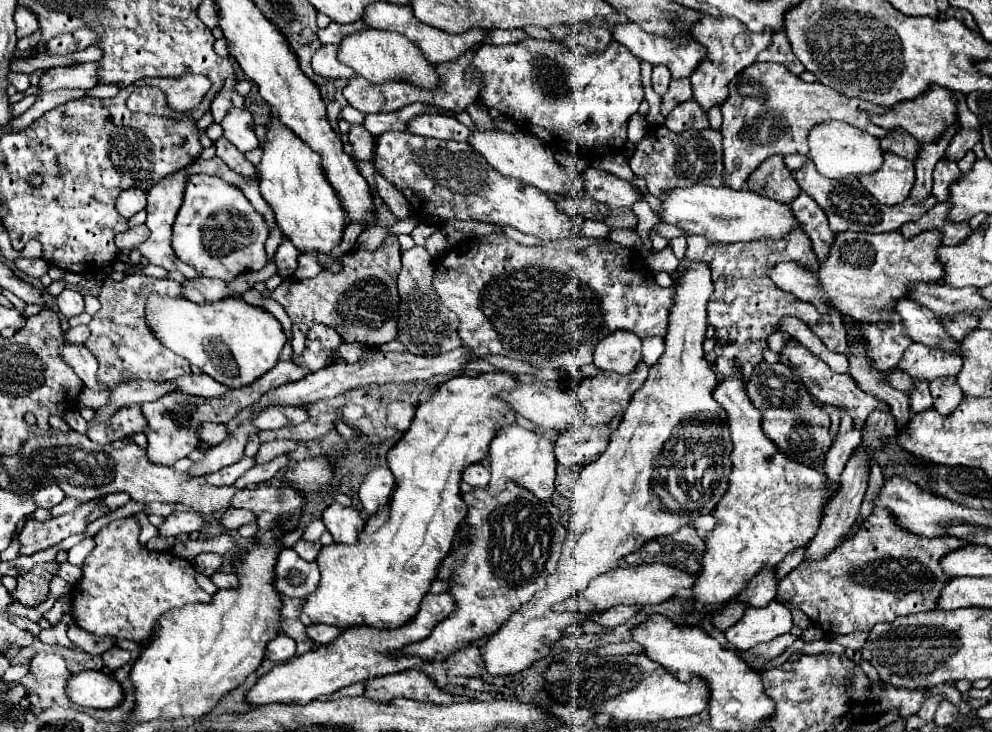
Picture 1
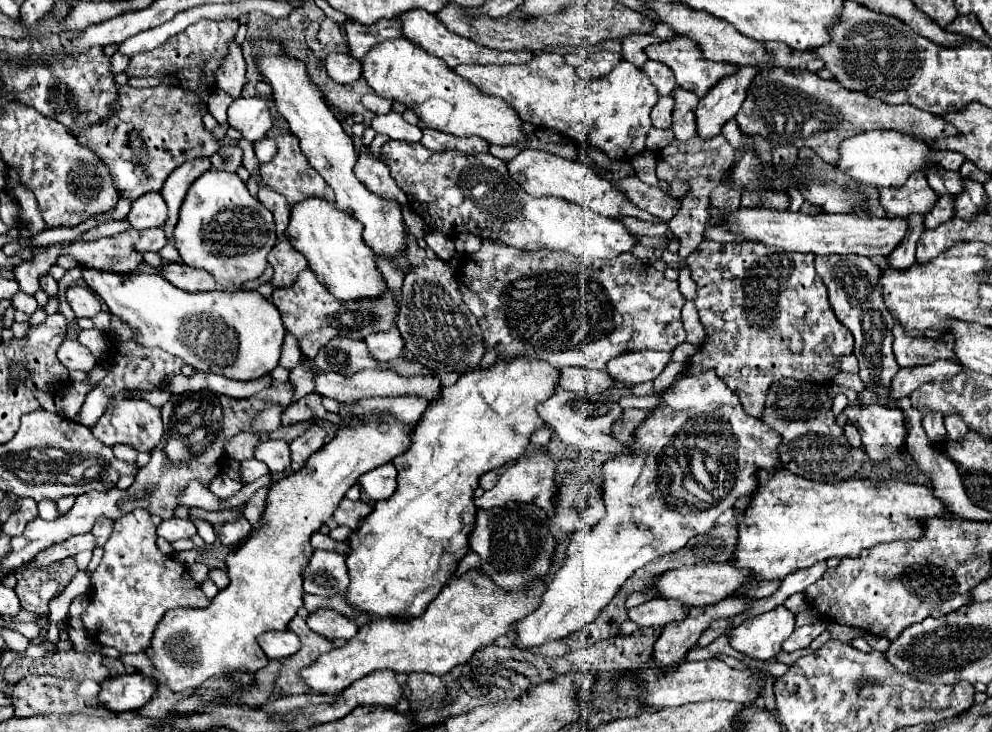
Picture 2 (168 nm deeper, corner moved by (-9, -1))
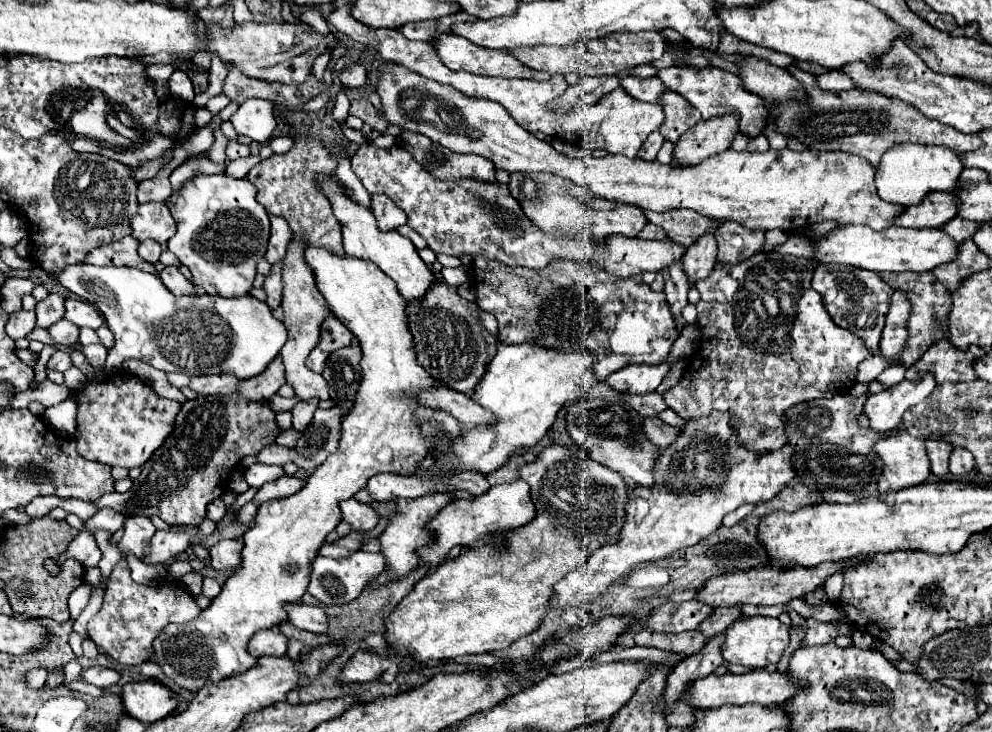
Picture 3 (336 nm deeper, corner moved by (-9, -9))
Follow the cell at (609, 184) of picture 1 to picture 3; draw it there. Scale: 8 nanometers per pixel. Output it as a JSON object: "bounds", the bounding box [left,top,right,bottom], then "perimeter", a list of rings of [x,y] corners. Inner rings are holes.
{"bounds":[645,211,719,247],"perimeter":[[[645,211],[649,223],[665,229],[667,237],[675,243],[681,243],[683,247],[691,247],[701,235],[713,233],[719,223],[709,221],[703,215],[697,215],[695,211],[665,211],[661,215],[653,215],[653,211]]]}

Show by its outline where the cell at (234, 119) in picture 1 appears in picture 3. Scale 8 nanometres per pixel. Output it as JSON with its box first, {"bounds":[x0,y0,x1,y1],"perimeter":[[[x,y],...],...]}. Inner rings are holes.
{"bounds":[231,99,275,143],"perimeter":[[[247,99],[239,105],[231,123],[239,135],[247,135],[257,143],[267,143],[275,129],[273,103],[263,99]]]}

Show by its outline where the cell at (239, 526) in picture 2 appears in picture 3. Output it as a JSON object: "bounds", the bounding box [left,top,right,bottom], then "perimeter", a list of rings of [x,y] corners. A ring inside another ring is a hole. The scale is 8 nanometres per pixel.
{"bounds":[211,539,243,571],"perimeter":[[[233,539],[233,541],[219,541],[217,545],[213,545],[211,551],[211,561],[213,561],[213,569],[217,571],[235,571],[241,567],[241,549],[243,549],[243,541],[241,539]]]}

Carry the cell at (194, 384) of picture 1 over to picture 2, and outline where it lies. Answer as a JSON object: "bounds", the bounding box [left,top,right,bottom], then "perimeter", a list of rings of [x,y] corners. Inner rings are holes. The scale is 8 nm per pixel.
{"bounds":[207,373,269,399],"perimeter":[[[207,373],[207,385],[211,391],[217,391],[221,395],[233,397],[233,399],[247,399],[249,395],[255,395],[257,391],[265,389],[269,385],[269,375],[265,375],[265,379],[255,379],[253,383],[237,383],[231,379],[225,379],[221,375],[209,375]]]}

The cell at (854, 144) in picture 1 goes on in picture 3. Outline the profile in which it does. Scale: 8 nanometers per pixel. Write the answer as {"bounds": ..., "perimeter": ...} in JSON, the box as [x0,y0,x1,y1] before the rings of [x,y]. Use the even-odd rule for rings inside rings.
{"bounds":[877,143,963,207],"perimeter":[[[901,143],[891,147],[877,167],[877,193],[881,199],[889,203],[897,203],[903,207],[911,207],[921,203],[921,199],[933,191],[949,191],[953,193],[957,187],[959,173],[963,171],[963,163],[953,151],[945,147],[929,147],[929,145],[913,145]]]}

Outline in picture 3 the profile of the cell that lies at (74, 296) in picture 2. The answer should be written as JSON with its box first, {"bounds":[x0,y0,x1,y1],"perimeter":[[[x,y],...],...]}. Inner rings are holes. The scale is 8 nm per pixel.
{"bounds":[65,297,103,329],"perimeter":[[[69,297],[65,299],[65,319],[71,321],[77,327],[89,327],[89,329],[99,329],[103,325],[101,313],[91,305],[85,303],[83,299]]]}

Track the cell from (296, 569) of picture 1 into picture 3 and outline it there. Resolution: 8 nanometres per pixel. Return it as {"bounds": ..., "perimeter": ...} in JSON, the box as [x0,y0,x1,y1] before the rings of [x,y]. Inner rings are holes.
{"bounds":[309,551,385,605],"perimeter":[[[355,551],[353,555],[345,559],[331,559],[319,555],[313,561],[313,573],[311,573],[311,583],[309,583],[309,593],[317,597],[323,605],[343,605],[353,599],[363,591],[367,583],[371,583],[377,575],[381,575],[385,569],[385,557],[381,553],[367,553],[367,551]]]}

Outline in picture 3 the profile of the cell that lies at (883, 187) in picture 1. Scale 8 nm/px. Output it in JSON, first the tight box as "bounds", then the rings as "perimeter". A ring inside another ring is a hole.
{"bounds":[897,193,959,227],"perimeter":[[[933,193],[927,195],[917,207],[907,207],[903,215],[897,217],[899,227],[943,227],[953,217],[959,215],[959,201],[953,193]]]}

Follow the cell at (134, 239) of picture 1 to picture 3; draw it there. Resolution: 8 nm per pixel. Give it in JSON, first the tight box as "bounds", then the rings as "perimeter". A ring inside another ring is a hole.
{"bounds":[139,241,161,263],"perimeter":[[[143,241],[139,243],[139,255],[149,261],[149,263],[157,263],[159,261],[159,255],[161,255],[161,245],[159,243],[153,243],[153,241]]]}

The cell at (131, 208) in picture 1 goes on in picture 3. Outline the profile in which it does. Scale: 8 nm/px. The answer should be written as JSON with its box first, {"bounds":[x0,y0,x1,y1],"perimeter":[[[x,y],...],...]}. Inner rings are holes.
{"bounds":[131,203,175,245],"perimeter":[[[141,203],[137,215],[131,219],[131,237],[137,241],[153,239],[161,245],[165,245],[173,233],[175,233],[175,221],[167,209],[165,203]]]}

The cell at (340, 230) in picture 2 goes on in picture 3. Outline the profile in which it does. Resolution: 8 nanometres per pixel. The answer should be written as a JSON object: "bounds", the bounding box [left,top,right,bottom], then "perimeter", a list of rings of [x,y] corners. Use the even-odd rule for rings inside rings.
{"bounds":[155,247,463,691],"perimeter":[[[319,247],[307,249],[307,263],[315,271],[317,287],[327,299],[333,315],[359,339],[361,347],[361,371],[363,381],[357,391],[357,397],[353,401],[351,413],[343,419],[343,433],[341,433],[341,447],[337,453],[329,455],[323,465],[317,467],[315,473],[309,475],[307,485],[285,499],[273,499],[265,501],[255,517],[255,525],[243,535],[243,565],[237,569],[223,585],[221,593],[211,601],[207,609],[203,609],[193,621],[185,625],[167,625],[161,635],[155,639],[155,663],[161,665],[163,673],[179,687],[185,687],[189,691],[199,691],[205,683],[217,683],[221,679],[241,675],[243,671],[251,669],[255,665],[255,657],[247,653],[247,643],[253,637],[253,633],[261,629],[271,629],[287,619],[283,605],[301,601],[301,595],[307,591],[309,575],[311,575],[311,563],[319,555],[321,545],[325,543],[327,535],[341,523],[341,509],[339,503],[353,497],[359,489],[367,487],[367,481],[377,473],[395,473],[397,475],[413,475],[421,461],[433,453],[447,453],[451,451],[451,443],[461,437],[463,429],[459,421],[441,409],[423,407],[417,399],[421,391],[427,391],[435,387],[435,381],[427,371],[417,365],[415,349],[413,349],[413,337],[407,327],[407,315],[405,305],[407,301],[397,291],[395,283],[377,267],[371,263],[365,263],[363,259],[347,259],[329,255],[327,251]]]}

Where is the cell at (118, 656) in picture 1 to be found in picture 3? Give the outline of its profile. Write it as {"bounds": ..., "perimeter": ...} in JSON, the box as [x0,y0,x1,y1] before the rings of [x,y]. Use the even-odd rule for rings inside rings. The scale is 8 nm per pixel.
{"bounds":[81,665,119,687],"perimeter":[[[97,665],[97,667],[89,667],[87,671],[83,671],[81,679],[89,685],[95,685],[95,687],[109,687],[109,685],[115,685],[119,681],[119,673],[113,669]]]}

